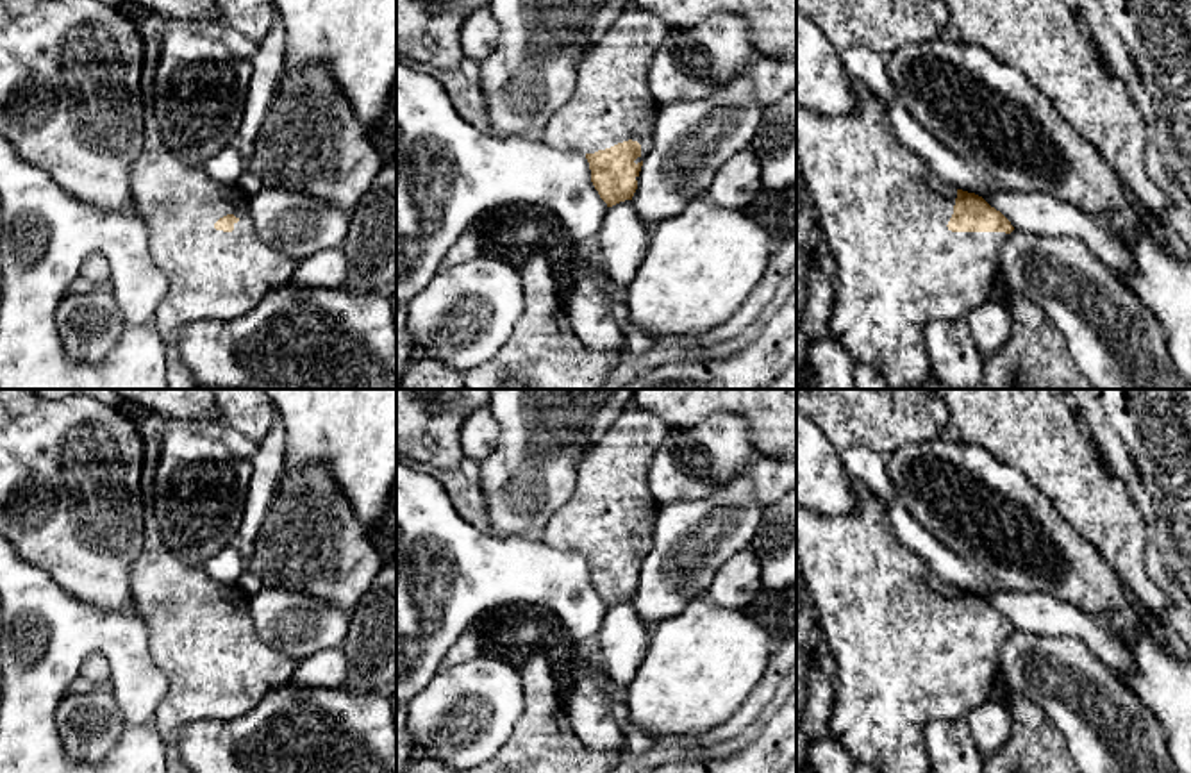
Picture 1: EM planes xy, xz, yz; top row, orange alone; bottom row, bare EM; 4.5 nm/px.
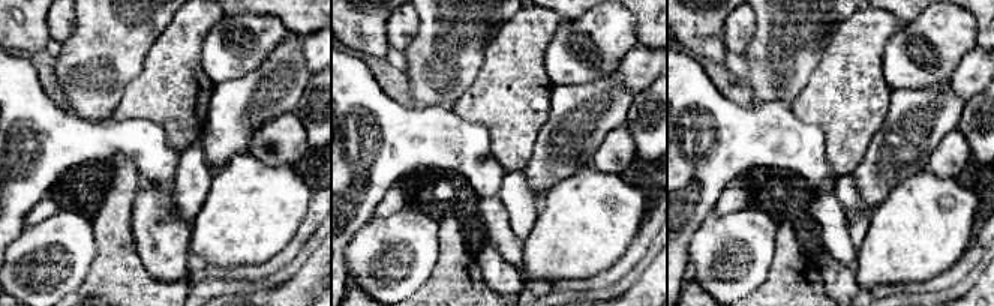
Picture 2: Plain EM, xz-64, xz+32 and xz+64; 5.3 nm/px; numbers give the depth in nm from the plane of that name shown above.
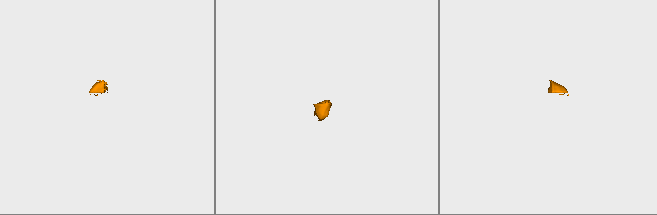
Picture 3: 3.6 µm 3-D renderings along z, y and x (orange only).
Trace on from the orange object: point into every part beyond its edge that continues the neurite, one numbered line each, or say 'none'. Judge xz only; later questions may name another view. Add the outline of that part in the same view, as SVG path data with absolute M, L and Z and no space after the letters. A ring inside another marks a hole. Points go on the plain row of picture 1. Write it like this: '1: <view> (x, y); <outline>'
1: xz (611, 502); M629 405L589 446L570 500L552 516L539 539L584 555L632 539L641 544L634 562L645 561L659 511L648 489L648 466L670 428L654 412Z

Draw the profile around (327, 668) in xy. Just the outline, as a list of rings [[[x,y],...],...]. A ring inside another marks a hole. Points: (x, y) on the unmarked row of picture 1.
[[[343,648],[320,650],[295,662],[289,684],[296,689],[336,689],[348,673]]]

